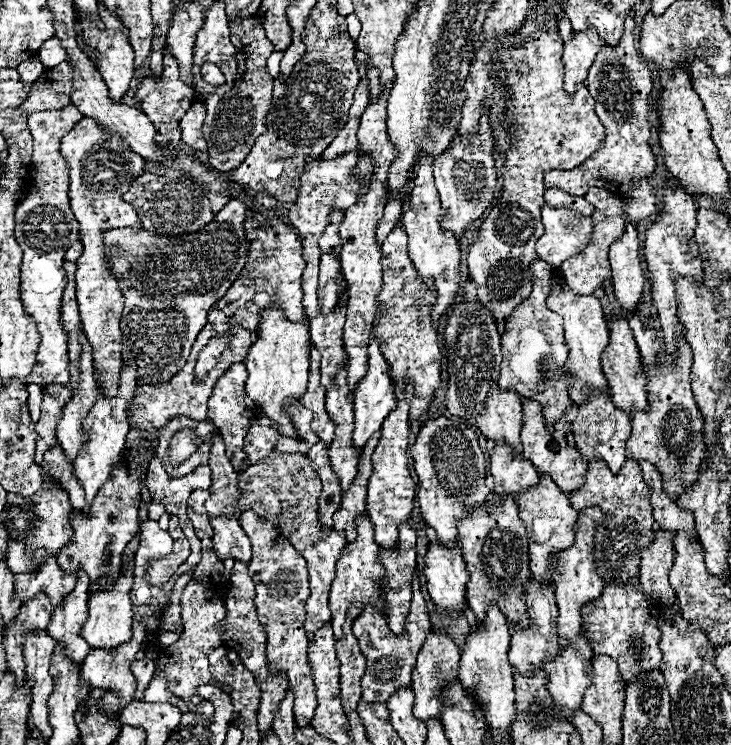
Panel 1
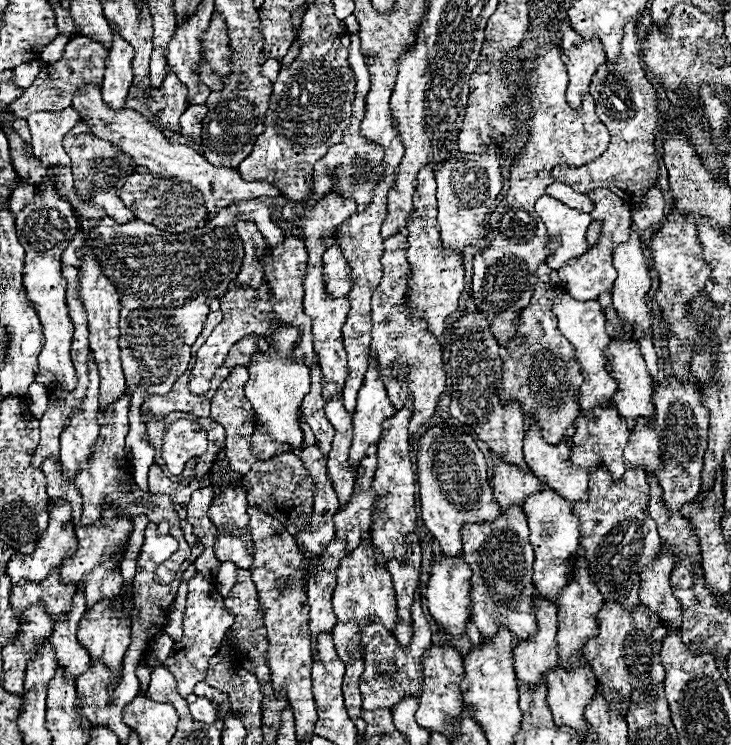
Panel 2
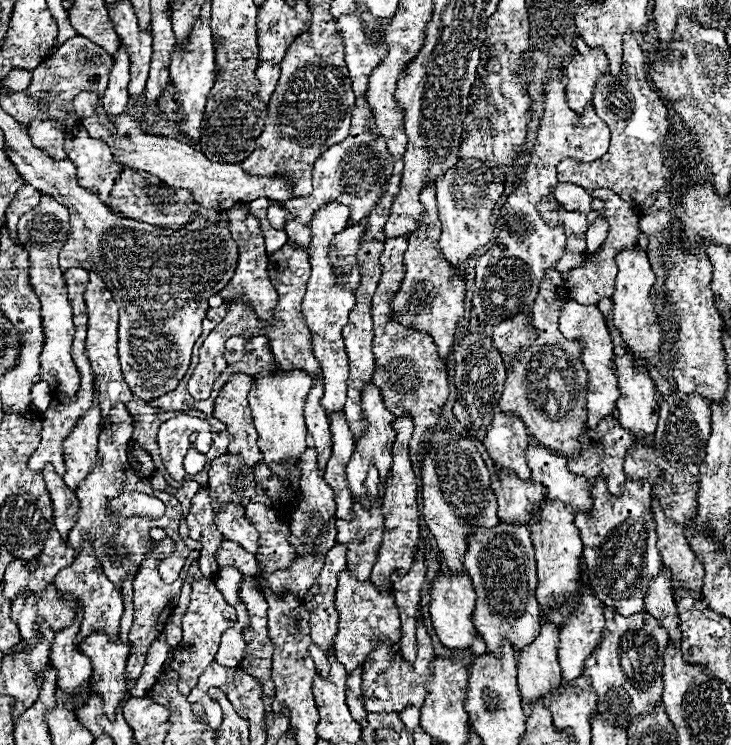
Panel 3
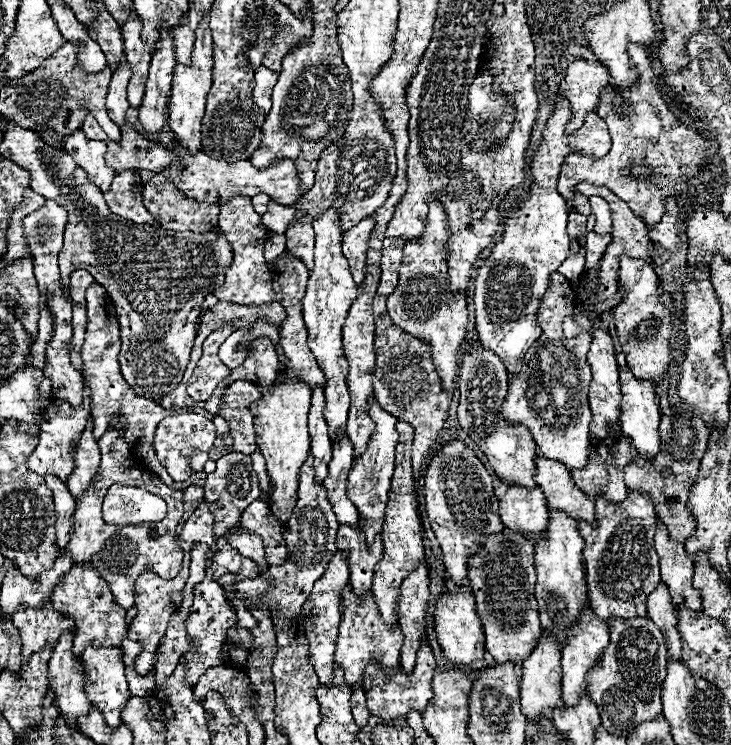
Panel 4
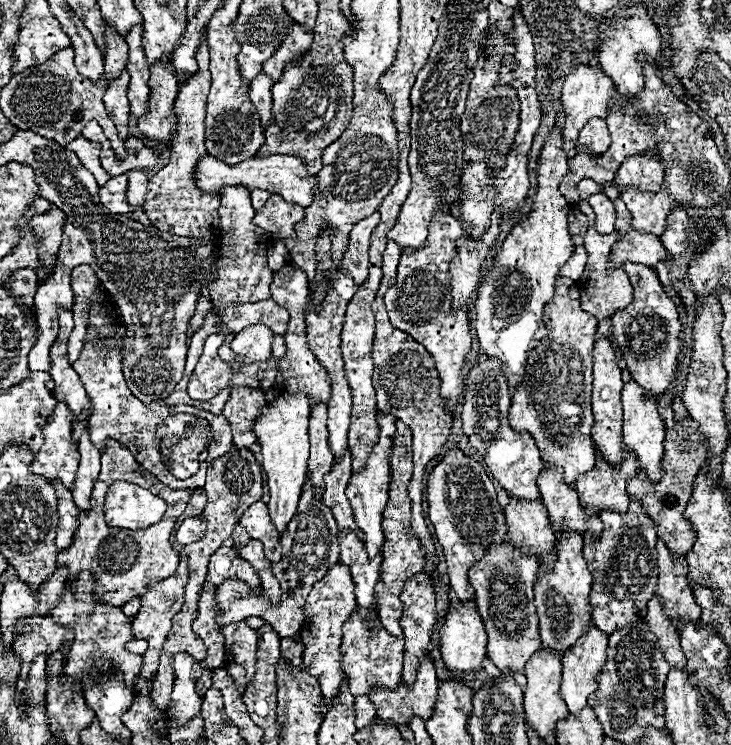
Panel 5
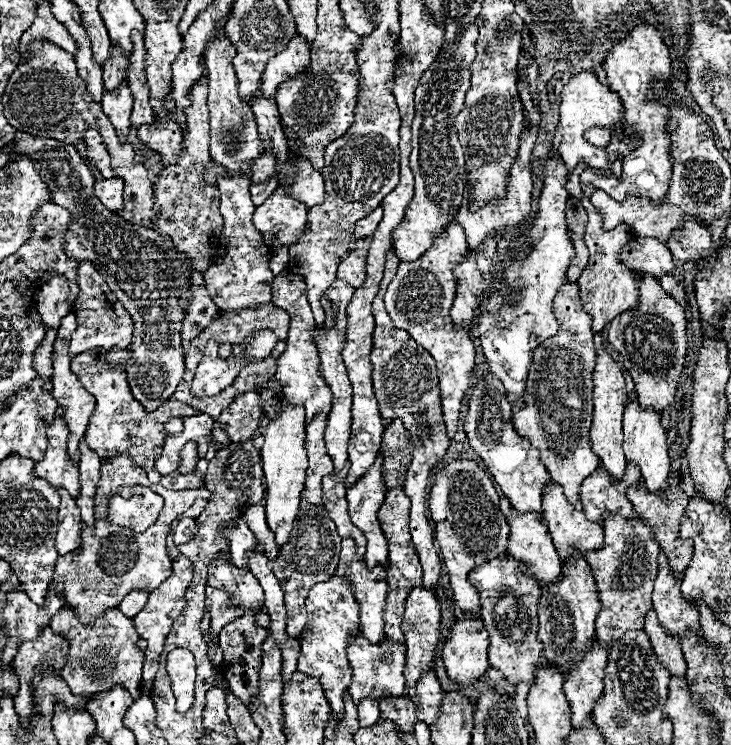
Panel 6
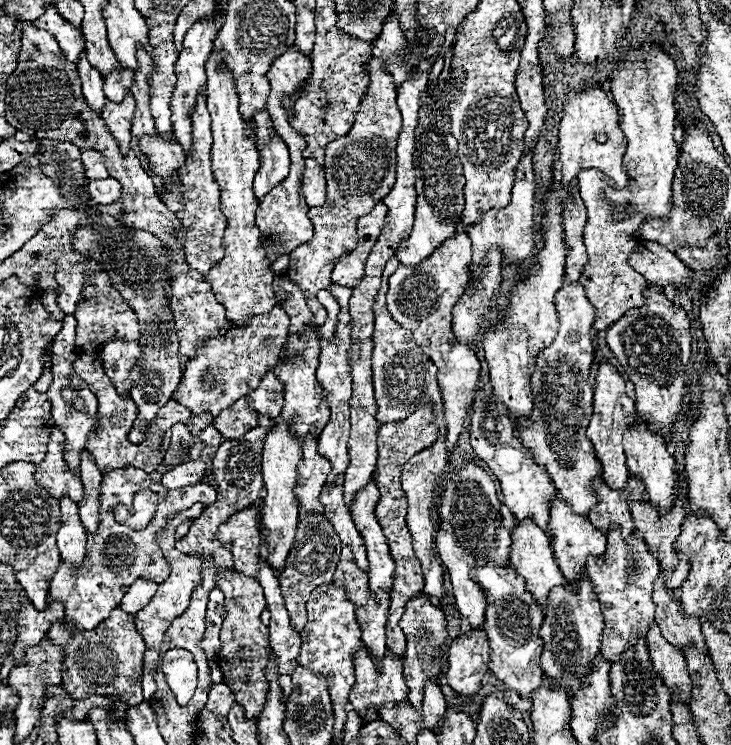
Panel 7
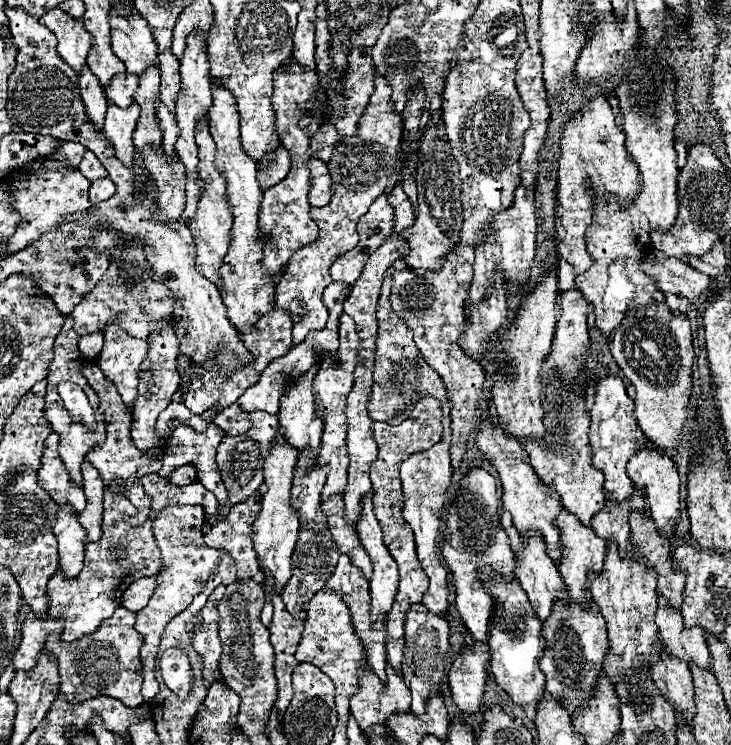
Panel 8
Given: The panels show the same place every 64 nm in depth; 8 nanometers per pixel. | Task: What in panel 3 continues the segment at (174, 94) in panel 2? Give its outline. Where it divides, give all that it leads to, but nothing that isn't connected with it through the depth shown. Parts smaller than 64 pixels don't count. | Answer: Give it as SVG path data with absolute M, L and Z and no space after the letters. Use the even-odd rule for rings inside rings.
M170 82L168 90L164 90L162 96L160 96L160 110L172 122L176 122L176 102L172 100L174 94L176 94L176 88L172 88L172 82Z

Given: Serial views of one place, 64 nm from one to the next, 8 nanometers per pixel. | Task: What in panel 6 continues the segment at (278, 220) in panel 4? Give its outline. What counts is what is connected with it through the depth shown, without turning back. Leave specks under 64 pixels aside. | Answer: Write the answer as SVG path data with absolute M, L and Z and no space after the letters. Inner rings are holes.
M278 186L264 204L256 206L254 226L264 232L264 242L270 252L282 246L292 246L306 232L306 204L286 194L286 188Z

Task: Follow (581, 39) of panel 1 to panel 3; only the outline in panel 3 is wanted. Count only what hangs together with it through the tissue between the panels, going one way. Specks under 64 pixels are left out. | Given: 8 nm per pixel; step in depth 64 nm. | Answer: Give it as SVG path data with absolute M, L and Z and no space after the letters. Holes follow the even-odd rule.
M590 48L590 54L574 54L566 66L566 98L568 106L582 114L592 102L594 86L600 76L608 72L608 60L598 48Z

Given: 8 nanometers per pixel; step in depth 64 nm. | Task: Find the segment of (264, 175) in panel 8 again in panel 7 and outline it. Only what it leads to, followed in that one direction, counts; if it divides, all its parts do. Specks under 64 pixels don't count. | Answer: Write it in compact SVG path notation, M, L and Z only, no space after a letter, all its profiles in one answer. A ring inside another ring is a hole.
M266 112L256 116L255 134L260 165L254 178L254 192L258 198L262 198L288 176L290 156L286 144L280 140L280 136L276 136L272 120Z

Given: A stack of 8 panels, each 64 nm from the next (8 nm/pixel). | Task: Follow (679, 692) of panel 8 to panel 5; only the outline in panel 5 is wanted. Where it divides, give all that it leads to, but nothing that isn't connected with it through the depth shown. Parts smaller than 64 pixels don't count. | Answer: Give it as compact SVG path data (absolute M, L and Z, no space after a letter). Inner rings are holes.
M654 598L648 602L648 612L646 612L646 624L648 628L656 634L658 638L658 646L660 652L664 654L664 660L674 666L674 668L684 668L686 666L686 658L682 654L680 648L680 636L678 630L674 628L674 624L664 616L660 602Z

